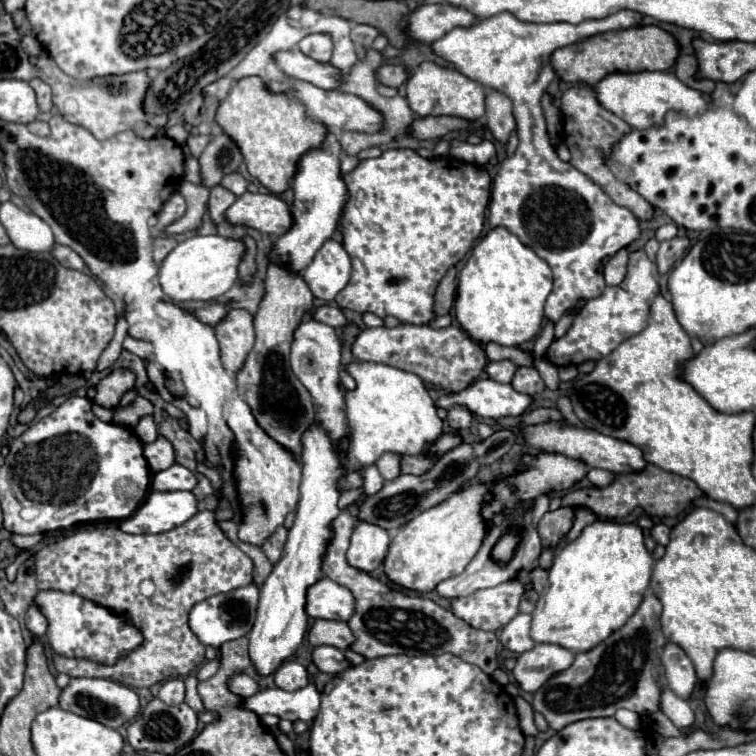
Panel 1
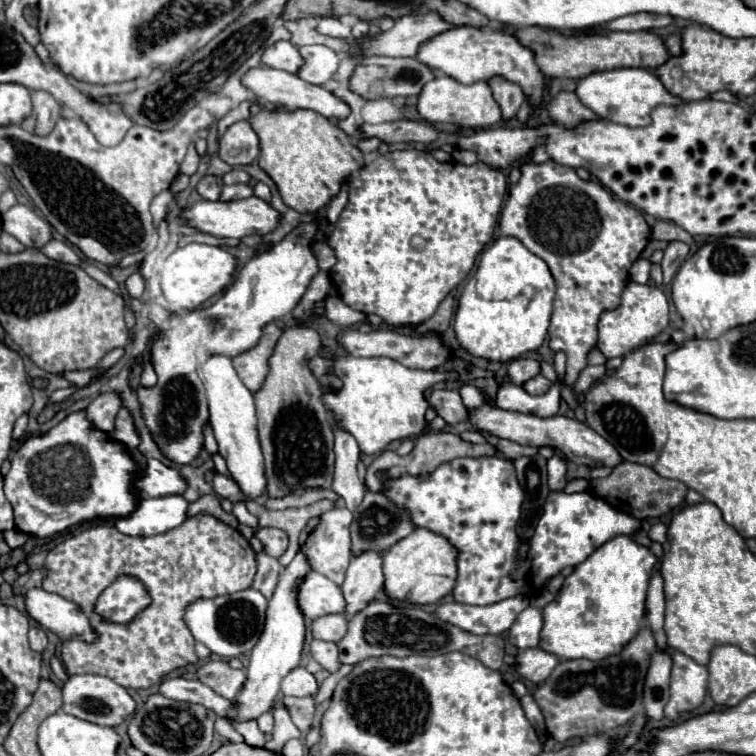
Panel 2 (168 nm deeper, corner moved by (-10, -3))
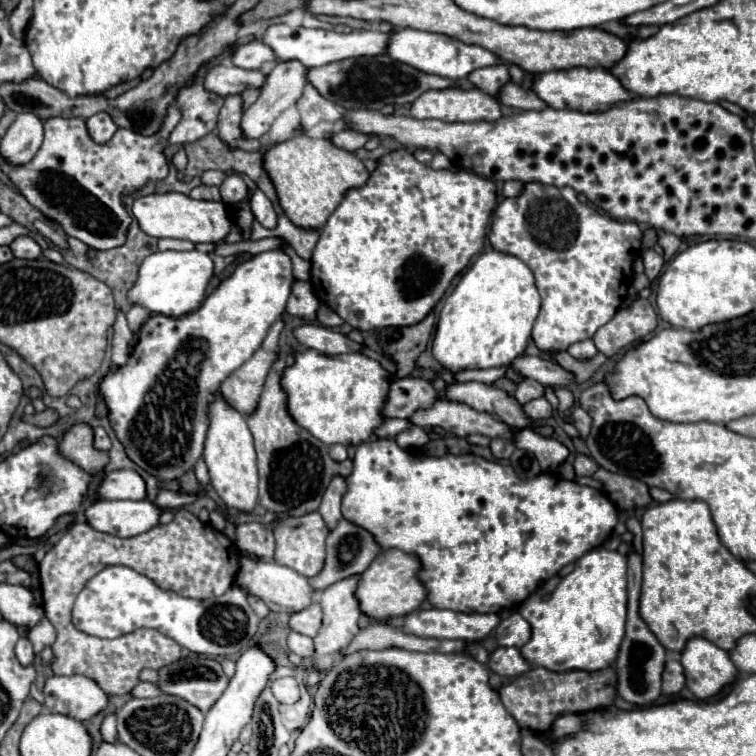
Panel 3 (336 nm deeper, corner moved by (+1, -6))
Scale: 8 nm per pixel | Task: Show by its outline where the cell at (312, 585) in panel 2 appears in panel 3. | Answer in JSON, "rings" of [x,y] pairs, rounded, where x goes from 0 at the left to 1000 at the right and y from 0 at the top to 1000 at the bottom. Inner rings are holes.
{"rings":[[[325,735],[317,738],[317,754],[312,759],[312,772],[323,775],[328,786],[336,786],[352,796],[352,802],[360,810],[378,810],[378,812],[392,812],[413,799],[413,791],[418,780],[410,775],[407,765],[394,759],[392,754],[381,749],[370,749],[365,743],[336,743]]]}

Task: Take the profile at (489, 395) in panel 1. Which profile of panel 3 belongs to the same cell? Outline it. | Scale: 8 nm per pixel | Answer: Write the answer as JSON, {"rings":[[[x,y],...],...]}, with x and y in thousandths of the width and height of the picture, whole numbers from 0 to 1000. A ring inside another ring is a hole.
{"rings":[[[709,526],[709,529],[704,529],[704,532],[696,532],[696,534],[690,534],[690,540],[693,540],[696,550],[728,553],[728,548],[730,548],[730,540],[728,540],[728,534],[725,534],[722,526]]]}

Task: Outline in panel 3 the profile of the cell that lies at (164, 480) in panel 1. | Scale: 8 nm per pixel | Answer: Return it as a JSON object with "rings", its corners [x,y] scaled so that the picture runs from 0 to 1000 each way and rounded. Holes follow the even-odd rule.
{"rings":[[[151,622],[140,627],[130,651],[140,661],[190,661],[193,638],[180,622]]]}

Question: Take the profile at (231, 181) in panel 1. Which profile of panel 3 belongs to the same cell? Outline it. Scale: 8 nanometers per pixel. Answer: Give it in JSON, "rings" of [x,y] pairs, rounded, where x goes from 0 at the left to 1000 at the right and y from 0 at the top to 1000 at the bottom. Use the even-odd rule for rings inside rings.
{"rings":[[[275,225],[275,228],[267,230],[265,238],[267,238],[267,243],[272,243],[272,246],[291,246],[296,235],[299,235],[299,230],[296,230],[294,225]]]}

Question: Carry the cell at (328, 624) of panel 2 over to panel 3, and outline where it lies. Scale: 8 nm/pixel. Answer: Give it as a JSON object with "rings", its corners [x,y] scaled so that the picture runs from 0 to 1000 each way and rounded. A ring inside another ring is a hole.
{"rings":[[[413,796],[413,802],[407,802],[399,810],[392,810],[384,815],[384,831],[389,831],[389,836],[405,839],[410,844],[415,844],[421,839],[426,828],[426,807],[421,796]]]}

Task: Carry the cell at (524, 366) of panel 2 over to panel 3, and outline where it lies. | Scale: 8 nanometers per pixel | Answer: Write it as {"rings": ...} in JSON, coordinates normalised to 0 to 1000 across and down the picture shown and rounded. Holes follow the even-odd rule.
{"rings":[[[688,471],[675,481],[675,487],[690,500],[704,500],[725,511],[751,511],[757,505],[757,497],[749,489],[717,471]]]}

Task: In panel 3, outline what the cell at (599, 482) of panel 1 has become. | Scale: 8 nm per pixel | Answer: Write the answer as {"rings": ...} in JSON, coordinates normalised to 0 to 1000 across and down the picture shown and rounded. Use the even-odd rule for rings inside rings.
{"rings":[[[765,601],[759,611],[759,622],[762,622],[762,630],[783,630],[791,622],[791,614],[783,606]]]}

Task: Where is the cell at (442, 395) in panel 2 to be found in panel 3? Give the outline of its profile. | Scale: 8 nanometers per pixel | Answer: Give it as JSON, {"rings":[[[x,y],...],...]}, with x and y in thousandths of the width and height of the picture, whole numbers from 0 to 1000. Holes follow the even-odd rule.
{"rings":[[[540,497],[516,508],[513,532],[508,540],[511,553],[542,553],[553,542],[569,542],[579,521],[563,503]]]}

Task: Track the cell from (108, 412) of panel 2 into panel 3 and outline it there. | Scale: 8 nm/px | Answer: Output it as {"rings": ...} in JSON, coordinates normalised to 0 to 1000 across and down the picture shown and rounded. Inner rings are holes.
{"rings":[[[114,558],[98,561],[82,579],[79,595],[87,606],[101,611],[106,619],[116,622],[119,627],[130,627],[146,611],[140,595],[124,593],[124,569]]]}

